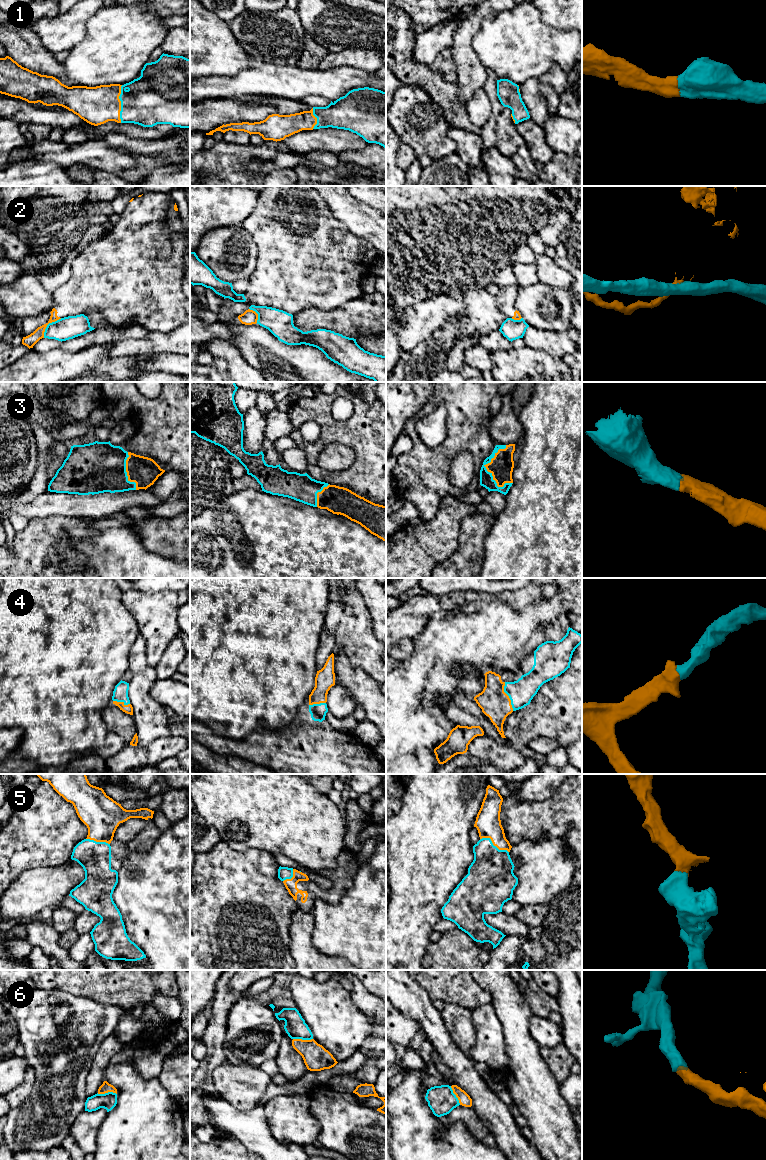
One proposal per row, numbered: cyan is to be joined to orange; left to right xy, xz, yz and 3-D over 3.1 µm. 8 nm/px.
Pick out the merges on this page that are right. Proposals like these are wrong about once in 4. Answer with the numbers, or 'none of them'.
1, 3, 4, 5, 6

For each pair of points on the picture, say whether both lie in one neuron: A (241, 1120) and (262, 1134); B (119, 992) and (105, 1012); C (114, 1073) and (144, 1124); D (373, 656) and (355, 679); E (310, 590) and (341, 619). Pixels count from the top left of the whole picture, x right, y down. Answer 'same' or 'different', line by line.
A: same
B: different
C: same
D: different
E: different

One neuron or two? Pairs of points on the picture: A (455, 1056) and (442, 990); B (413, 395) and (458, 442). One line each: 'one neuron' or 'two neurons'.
A: two neurons
B: two neurons

